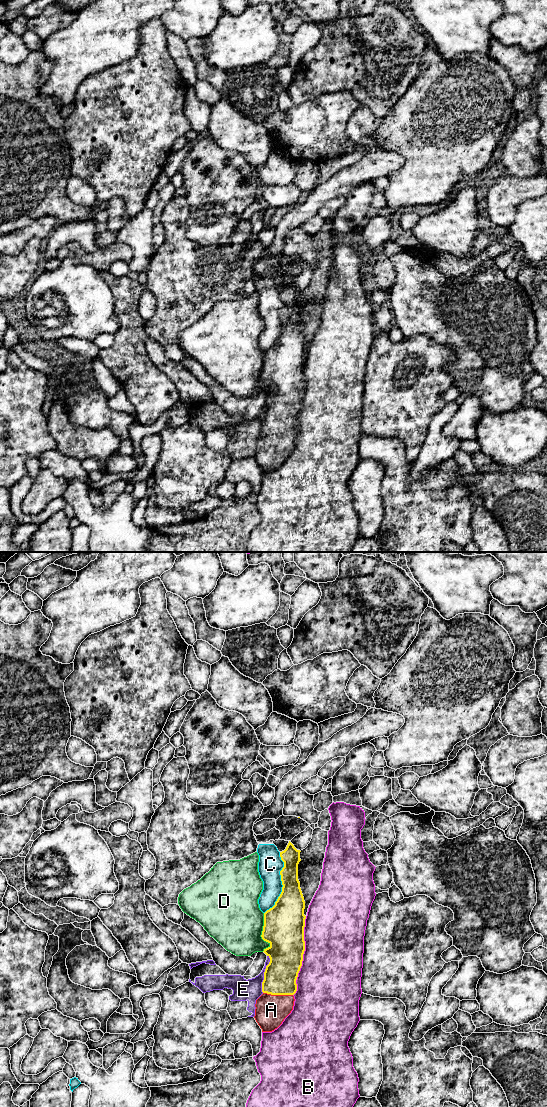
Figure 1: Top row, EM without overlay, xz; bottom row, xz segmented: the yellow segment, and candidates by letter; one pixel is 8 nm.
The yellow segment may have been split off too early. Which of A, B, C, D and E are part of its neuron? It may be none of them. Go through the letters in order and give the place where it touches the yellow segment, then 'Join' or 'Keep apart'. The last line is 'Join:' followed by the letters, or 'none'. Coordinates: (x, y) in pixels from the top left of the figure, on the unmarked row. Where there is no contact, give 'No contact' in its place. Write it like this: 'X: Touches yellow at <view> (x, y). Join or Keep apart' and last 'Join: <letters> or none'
A: Touches yellow at xz (278, 434). Join
B: Touches yellow at xz (302, 396). Keep apart
C: Touches yellow at xz (282, 323). Keep apart
D: Touches yellow at xz (262, 373). Keep apart
E: Touches yellow at xz (264, 414). Keep apart
Join: A

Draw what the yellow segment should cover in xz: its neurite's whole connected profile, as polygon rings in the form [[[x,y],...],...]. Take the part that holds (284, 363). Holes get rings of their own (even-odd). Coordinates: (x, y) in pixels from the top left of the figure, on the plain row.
[[[289,281],[286,289],[280,292],[284,307],[280,311],[282,332],[275,345],[264,353],[262,379],[270,384],[264,393],[270,398],[264,412],[262,422],[263,434],[256,440],[255,460],[262,472],[272,472],[277,469],[284,459],[291,453],[294,446],[294,434],[297,431],[296,420],[302,406],[305,391],[304,355],[305,341],[298,320],[298,304],[300,290],[297,290]]]

